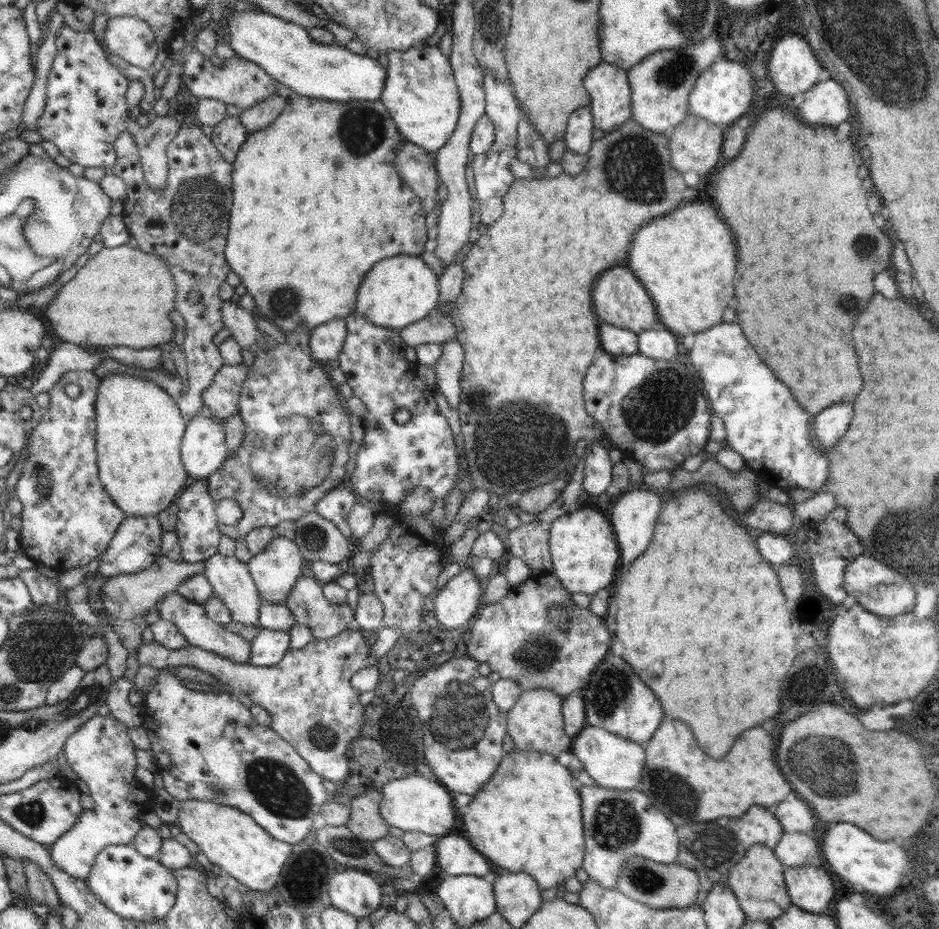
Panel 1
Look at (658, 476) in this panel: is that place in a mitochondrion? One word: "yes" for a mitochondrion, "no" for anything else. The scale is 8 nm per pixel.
no

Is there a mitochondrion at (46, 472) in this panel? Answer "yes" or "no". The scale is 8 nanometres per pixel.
yes

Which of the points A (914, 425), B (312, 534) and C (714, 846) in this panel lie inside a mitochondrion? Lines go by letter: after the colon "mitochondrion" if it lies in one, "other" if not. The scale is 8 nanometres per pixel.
A: other
B: mitochondrion
C: mitochondrion

